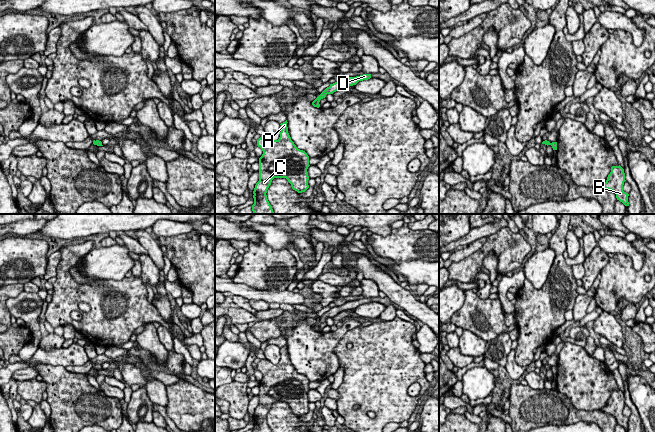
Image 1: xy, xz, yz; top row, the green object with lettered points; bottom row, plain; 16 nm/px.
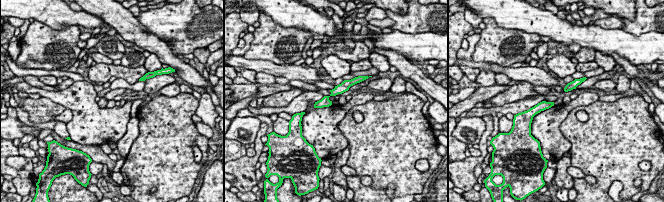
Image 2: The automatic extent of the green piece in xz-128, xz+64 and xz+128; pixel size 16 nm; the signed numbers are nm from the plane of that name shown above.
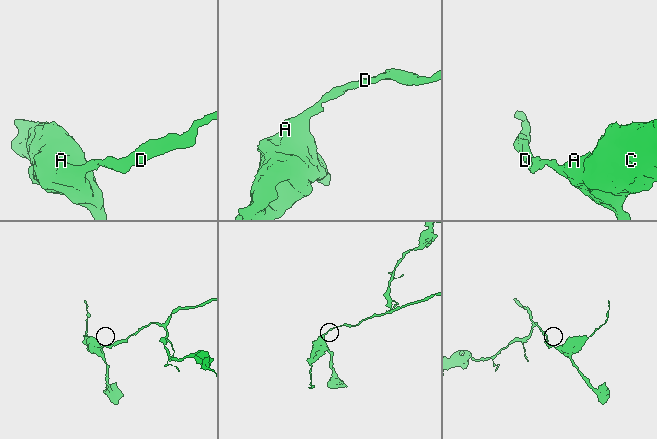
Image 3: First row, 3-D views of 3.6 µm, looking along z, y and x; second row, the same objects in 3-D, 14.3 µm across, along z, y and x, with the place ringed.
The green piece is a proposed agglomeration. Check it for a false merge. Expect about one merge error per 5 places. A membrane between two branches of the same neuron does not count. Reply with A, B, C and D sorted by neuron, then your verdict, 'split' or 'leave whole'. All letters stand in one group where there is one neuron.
A B C D; leave whole

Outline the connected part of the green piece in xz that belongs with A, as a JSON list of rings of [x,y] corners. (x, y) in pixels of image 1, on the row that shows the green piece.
[[[287,120],[281,123],[278,140],[261,135],[257,146],[263,151],[259,158],[259,181],[256,183],[252,205],[253,214],[274,214],[267,199],[267,190],[274,178],[286,178],[293,190],[298,193],[308,188],[309,156],[296,147],[288,133]]]

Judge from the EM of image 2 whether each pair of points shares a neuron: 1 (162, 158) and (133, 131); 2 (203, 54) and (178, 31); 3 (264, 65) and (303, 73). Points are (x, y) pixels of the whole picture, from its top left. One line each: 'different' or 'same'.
1: different
2: different
3: same

